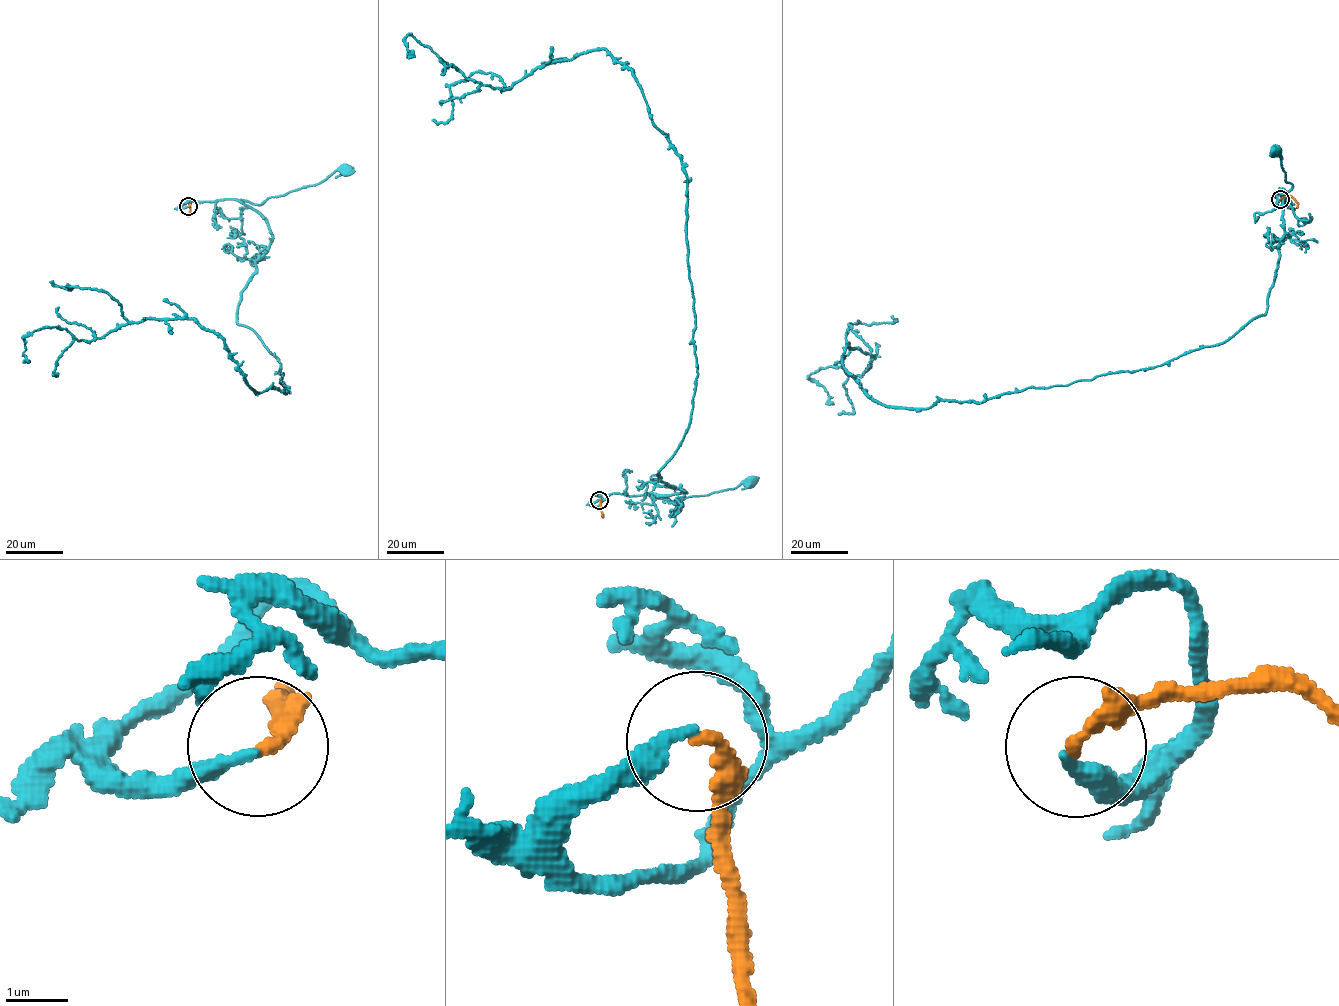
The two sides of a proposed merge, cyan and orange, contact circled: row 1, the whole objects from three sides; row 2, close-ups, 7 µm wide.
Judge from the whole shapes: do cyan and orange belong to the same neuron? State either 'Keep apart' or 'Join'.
Join

